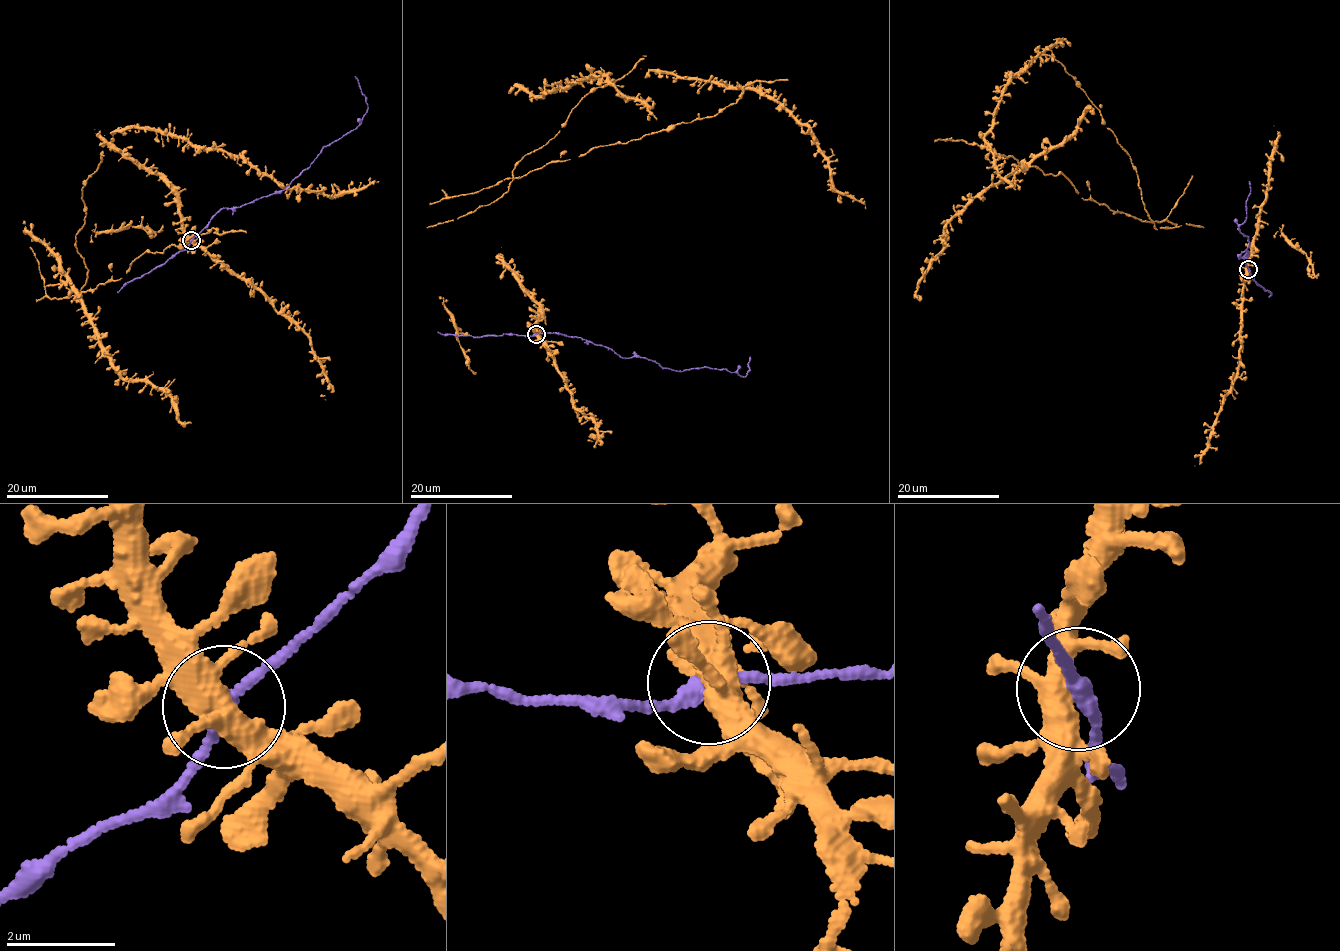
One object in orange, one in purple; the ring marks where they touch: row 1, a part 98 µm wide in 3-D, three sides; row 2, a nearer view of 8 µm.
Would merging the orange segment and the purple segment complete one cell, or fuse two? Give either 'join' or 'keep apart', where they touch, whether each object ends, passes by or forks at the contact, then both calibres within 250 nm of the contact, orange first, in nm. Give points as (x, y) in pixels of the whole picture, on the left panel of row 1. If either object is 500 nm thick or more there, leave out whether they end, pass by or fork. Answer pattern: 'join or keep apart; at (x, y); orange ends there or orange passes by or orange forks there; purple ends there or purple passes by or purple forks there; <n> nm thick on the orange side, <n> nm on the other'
join; at (191, 240); orange forks there; purple passes by; 400 nm thick on the orange side, 260 nm on the other

